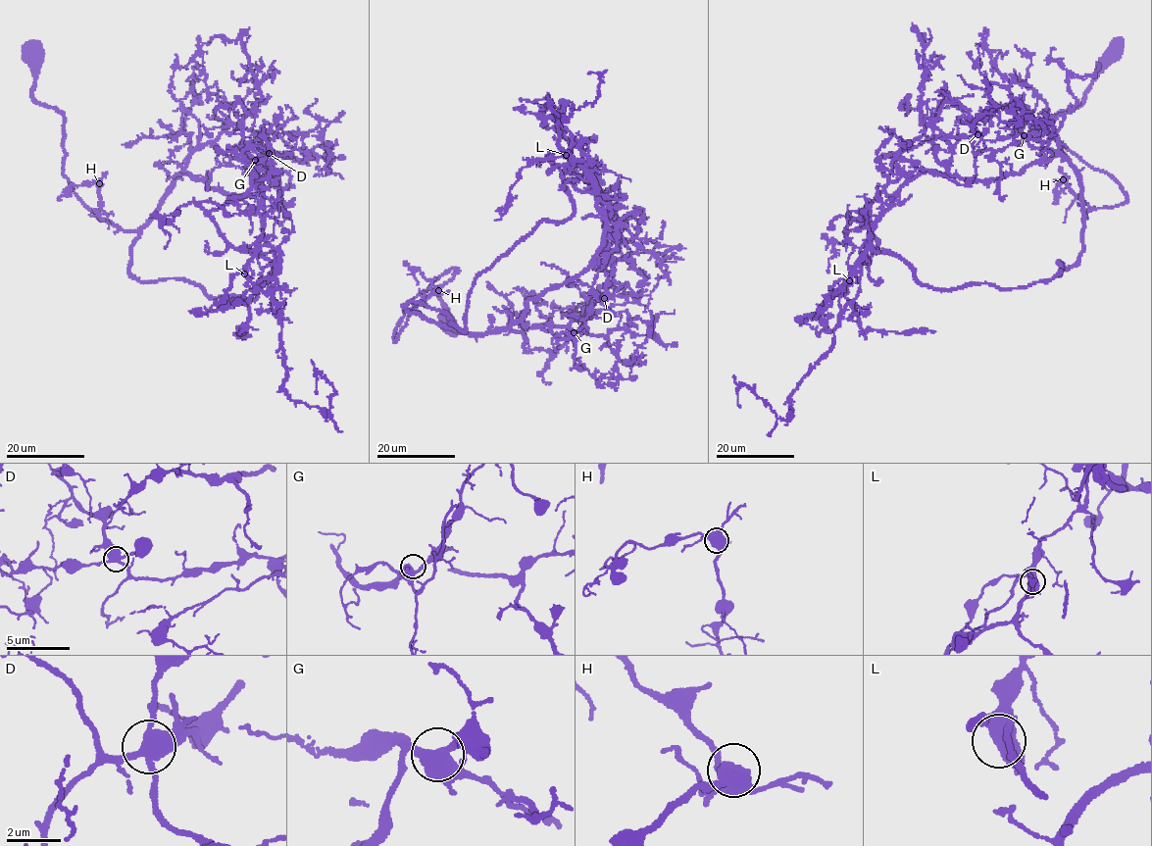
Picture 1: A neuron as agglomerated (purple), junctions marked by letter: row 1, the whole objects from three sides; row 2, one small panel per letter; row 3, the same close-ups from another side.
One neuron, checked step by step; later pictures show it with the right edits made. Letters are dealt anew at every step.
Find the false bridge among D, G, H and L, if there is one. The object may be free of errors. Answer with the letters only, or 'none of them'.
none of them

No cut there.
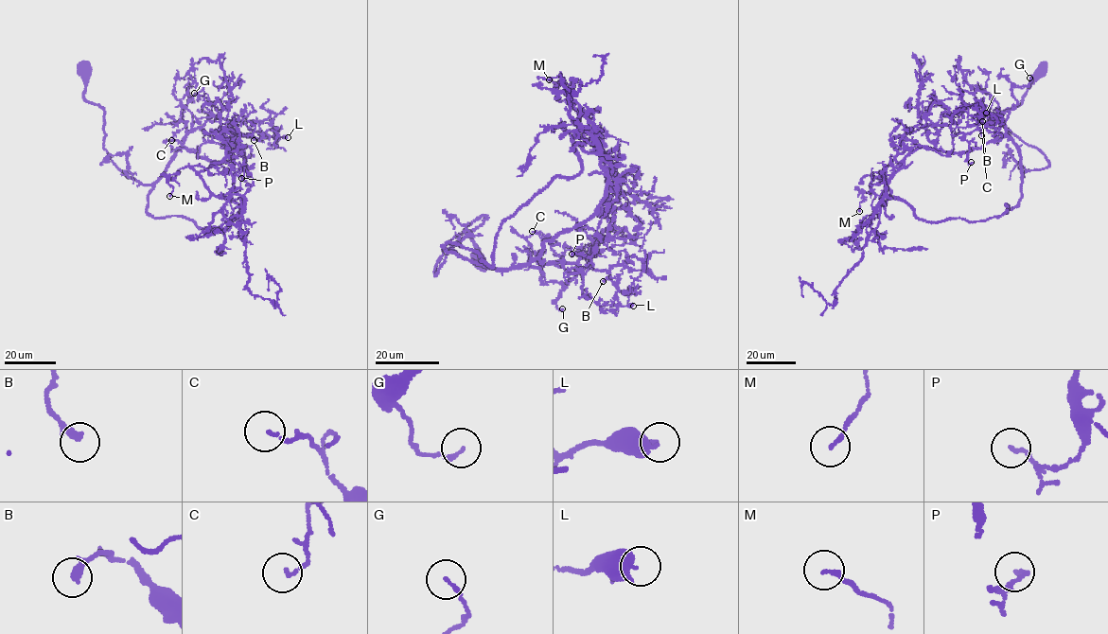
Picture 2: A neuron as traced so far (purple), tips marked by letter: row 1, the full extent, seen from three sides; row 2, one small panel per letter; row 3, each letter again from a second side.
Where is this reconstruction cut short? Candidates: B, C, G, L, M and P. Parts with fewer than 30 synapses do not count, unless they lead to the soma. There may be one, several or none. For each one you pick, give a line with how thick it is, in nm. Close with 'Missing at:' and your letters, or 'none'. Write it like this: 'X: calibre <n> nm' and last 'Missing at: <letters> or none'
Missing at: none

